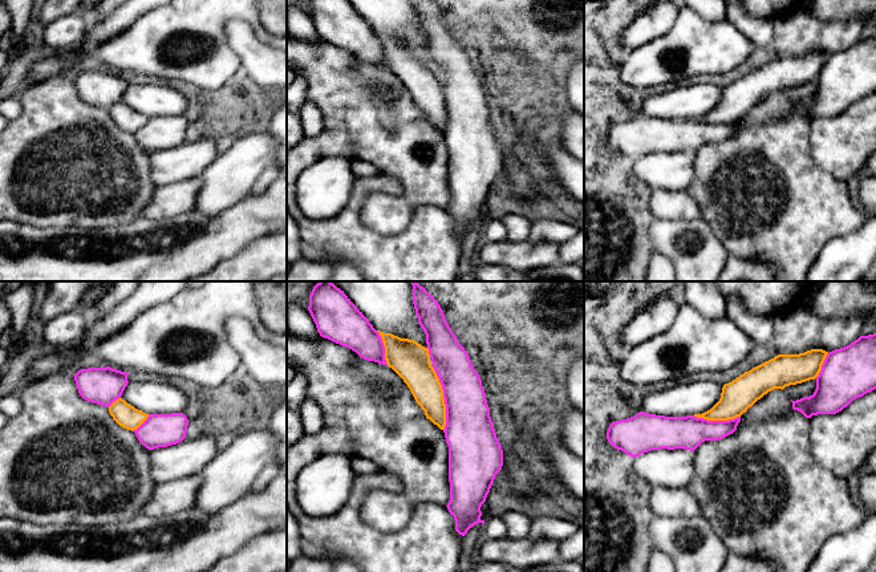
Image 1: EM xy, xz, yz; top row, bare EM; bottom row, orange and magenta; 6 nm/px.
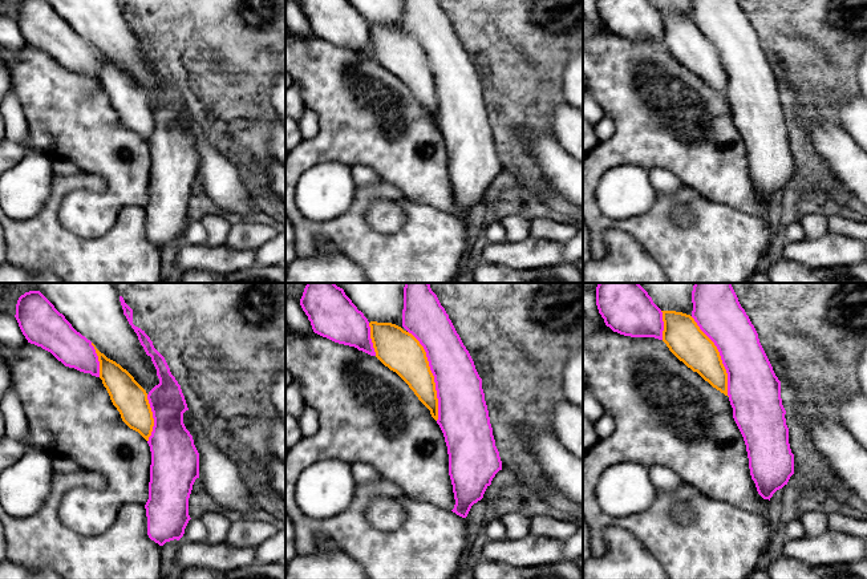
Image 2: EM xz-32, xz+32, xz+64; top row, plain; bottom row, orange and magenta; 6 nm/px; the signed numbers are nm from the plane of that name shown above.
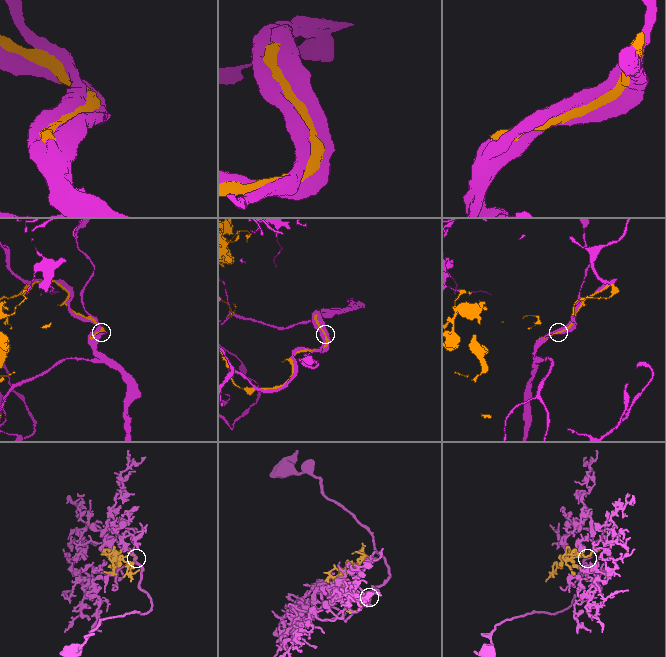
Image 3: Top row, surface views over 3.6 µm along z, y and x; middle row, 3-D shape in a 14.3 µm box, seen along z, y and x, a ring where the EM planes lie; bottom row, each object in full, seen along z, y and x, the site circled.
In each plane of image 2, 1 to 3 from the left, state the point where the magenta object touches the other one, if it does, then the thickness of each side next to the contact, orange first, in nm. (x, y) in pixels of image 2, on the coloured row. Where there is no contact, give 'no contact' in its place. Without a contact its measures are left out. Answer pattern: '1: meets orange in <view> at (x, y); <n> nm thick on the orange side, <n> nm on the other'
1: meets orange in xz-32 at (153, 418); 200 nm thick on the orange side, 280 nm on the other
2: meets orange in xz+32 at (433, 376); 240 nm thick on the orange side, 280 nm on the other
3: meets orange in xz+64 at (720, 356); 220 nm thick on the orange side, 300 nm on the other

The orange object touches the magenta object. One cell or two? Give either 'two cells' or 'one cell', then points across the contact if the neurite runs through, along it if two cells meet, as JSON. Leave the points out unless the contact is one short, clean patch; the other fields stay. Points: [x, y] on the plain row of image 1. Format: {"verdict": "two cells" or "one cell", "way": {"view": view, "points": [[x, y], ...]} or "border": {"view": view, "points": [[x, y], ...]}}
{"verdict": "one cell"}

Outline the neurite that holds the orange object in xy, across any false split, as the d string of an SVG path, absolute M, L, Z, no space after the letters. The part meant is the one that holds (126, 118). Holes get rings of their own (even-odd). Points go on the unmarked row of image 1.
M110 69L88 70L78 73L74 84L84 102L106 109L113 122L134 134L146 151L167 150L187 141L188 122L183 115L146 117L121 101L127 78Z

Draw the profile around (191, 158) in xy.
M214 139L184 141L177 147L151 153L150 179L154 186L166 186L199 177L219 155Z

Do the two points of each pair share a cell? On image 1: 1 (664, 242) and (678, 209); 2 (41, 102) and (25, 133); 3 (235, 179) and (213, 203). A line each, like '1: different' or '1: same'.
1: different
2: same
3: same

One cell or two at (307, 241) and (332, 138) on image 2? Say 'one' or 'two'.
one

